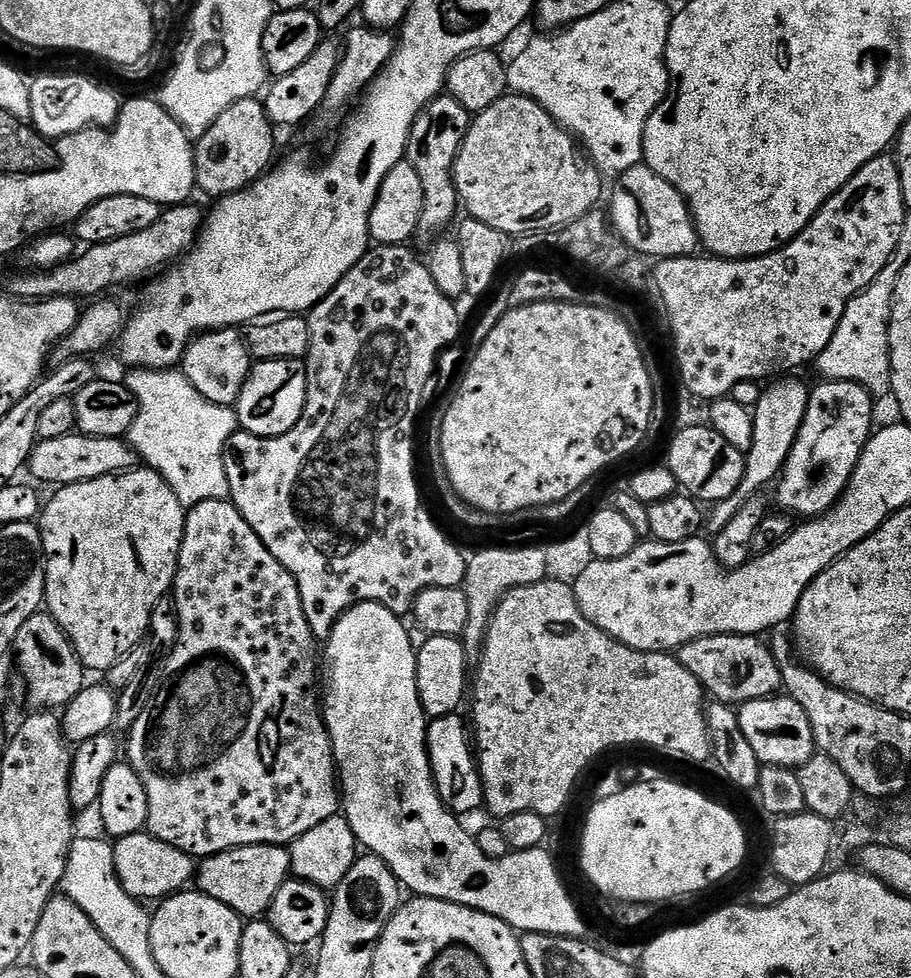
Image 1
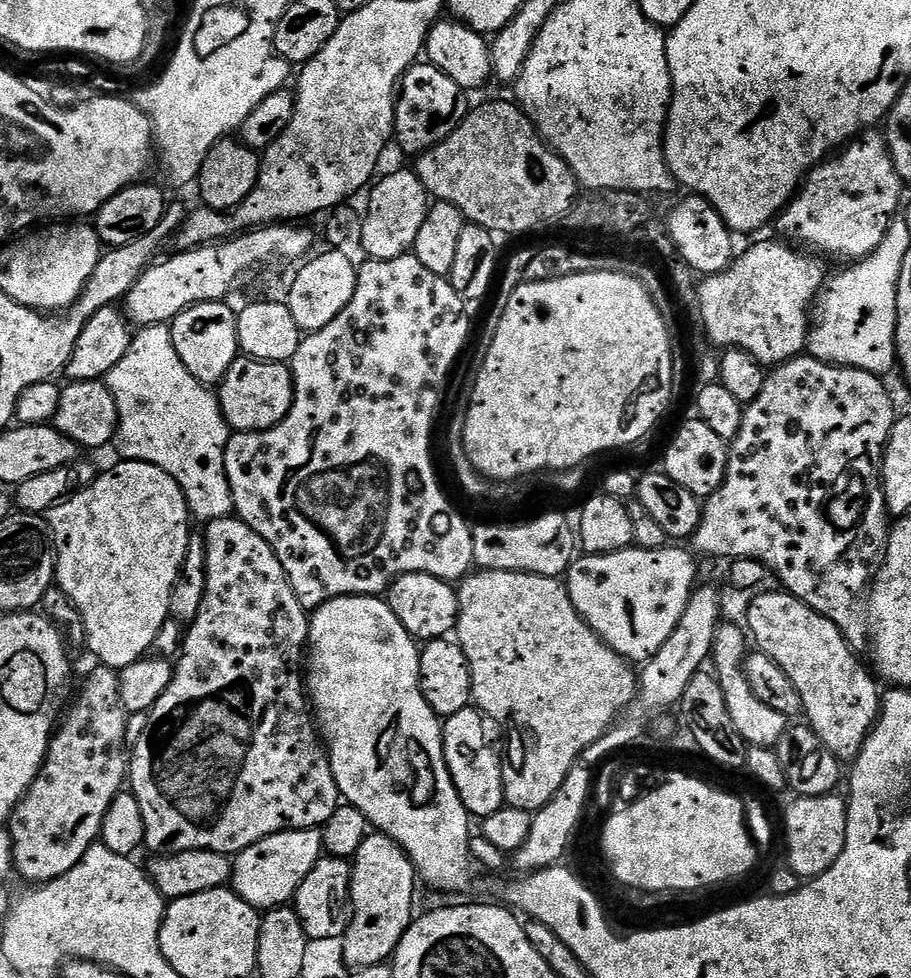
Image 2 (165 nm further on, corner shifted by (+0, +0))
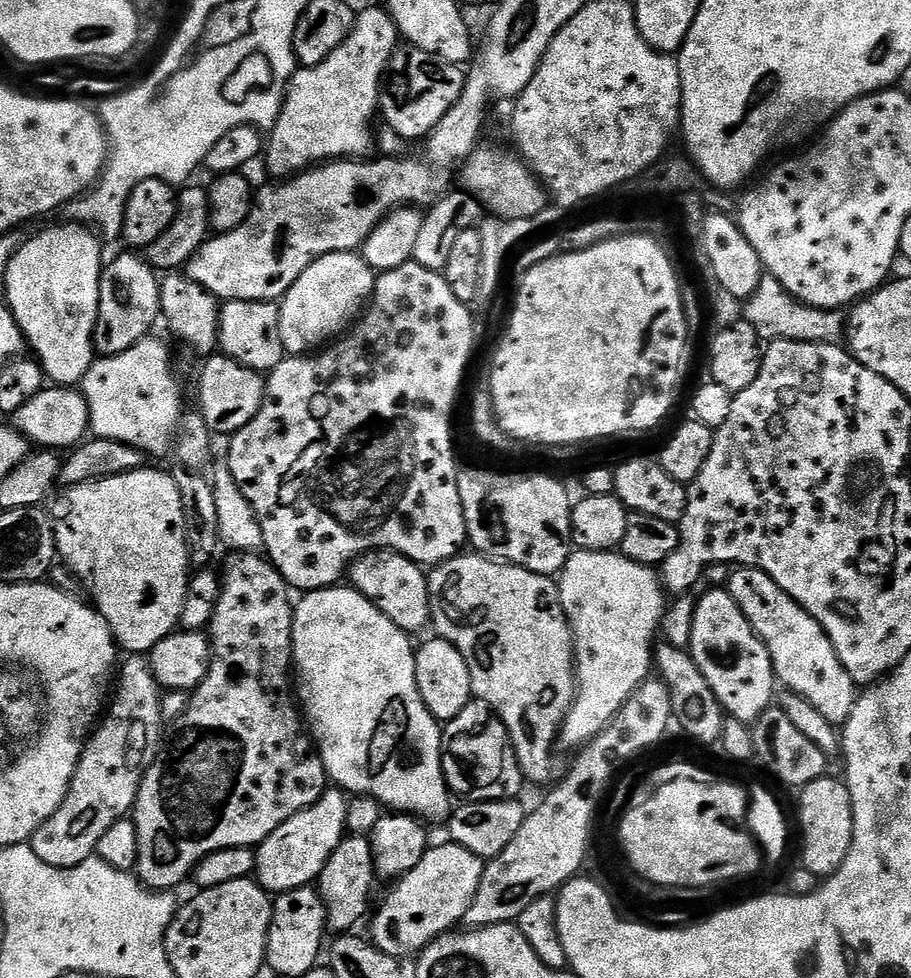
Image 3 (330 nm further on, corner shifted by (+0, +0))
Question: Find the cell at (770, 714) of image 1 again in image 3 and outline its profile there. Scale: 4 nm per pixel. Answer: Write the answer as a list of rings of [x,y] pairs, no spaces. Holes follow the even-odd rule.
[[[712,586],[697,602],[688,644],[698,670],[702,670],[706,682],[710,682],[710,690],[714,690],[721,708],[731,719],[751,726],[767,708],[773,707],[778,681],[770,654],[758,634],[754,634],[750,622],[746,622],[746,614],[738,610],[738,602],[723,587]]]

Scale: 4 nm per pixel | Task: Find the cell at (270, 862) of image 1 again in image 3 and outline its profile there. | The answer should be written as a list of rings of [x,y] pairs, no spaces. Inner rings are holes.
[[[332,786],[324,791],[322,798],[306,810],[294,814],[274,834],[270,834],[255,849],[256,870],[254,879],[270,894],[279,894],[307,888],[315,885],[320,879],[330,854],[338,850],[346,835],[348,823],[346,810],[349,797],[341,789]]]

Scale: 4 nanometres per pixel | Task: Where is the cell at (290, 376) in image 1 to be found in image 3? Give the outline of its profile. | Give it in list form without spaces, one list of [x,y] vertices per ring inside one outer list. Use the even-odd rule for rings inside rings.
[[[213,354],[207,357],[203,363],[204,369],[200,372],[200,404],[198,404],[198,411],[202,414],[206,426],[213,434],[220,434],[220,432],[231,434],[242,430],[242,426],[249,424],[254,418],[254,414],[258,414],[258,410],[262,406],[265,377],[252,368],[242,366],[237,360],[232,360],[223,354]]]

